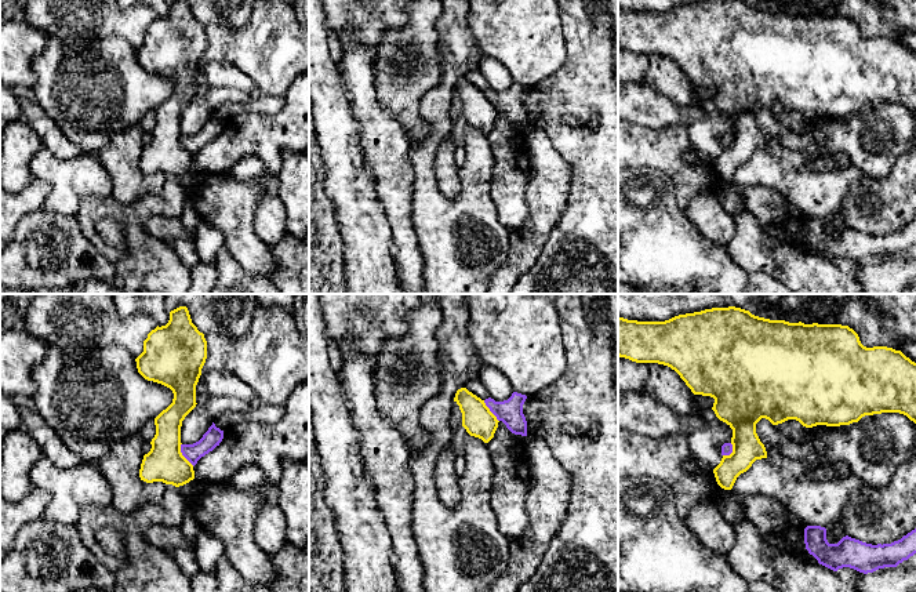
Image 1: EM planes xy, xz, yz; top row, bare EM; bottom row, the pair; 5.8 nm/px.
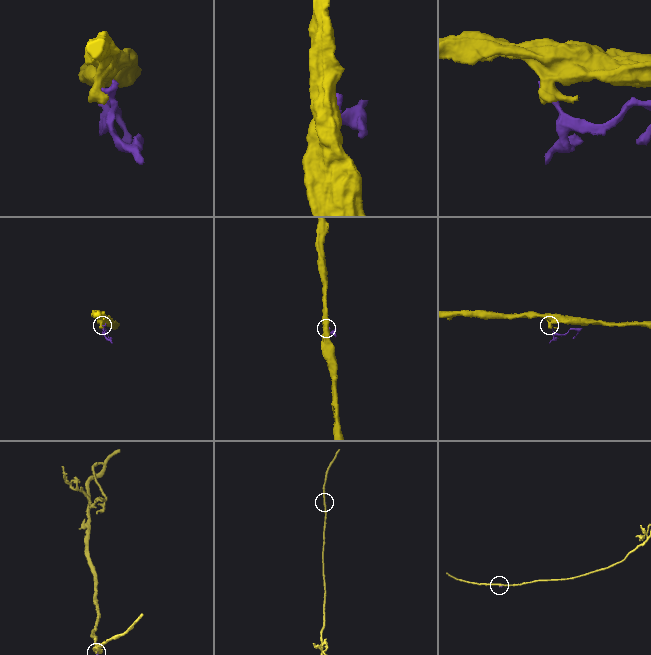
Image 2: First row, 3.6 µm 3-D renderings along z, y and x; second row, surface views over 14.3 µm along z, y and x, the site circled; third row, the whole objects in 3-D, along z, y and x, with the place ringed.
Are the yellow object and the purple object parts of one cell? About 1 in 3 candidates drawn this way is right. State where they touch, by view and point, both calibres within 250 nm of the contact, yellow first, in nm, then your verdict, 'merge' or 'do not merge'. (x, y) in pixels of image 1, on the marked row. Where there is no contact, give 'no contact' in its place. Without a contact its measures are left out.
xy (181, 454) | 220/100 nm | do not merge

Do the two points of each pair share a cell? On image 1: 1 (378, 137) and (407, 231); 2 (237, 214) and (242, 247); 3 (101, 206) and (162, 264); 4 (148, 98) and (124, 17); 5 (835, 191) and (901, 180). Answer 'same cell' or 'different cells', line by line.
1: same cell
2: same cell
3: same cell
4: different cells
5: different cells

